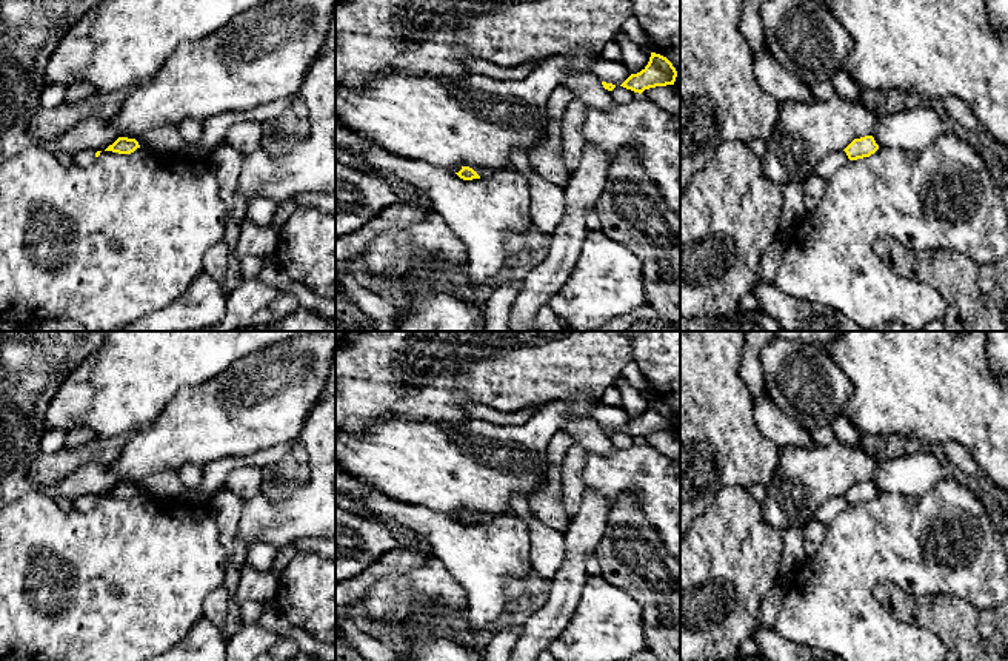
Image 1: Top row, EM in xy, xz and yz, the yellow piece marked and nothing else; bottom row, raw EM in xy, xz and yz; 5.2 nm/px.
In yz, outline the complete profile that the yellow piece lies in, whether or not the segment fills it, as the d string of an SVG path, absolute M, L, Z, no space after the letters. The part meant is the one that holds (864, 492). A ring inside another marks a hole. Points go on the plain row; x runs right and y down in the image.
M865 481L860 484L854 484L843 496L846 498L849 505L857 505L863 502L869 502L879 495L873 481Z

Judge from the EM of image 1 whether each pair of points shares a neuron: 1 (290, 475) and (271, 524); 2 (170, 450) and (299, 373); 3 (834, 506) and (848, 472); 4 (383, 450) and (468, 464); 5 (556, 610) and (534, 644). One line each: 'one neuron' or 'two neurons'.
1: two neurons
2: one neuron
3: two neurons
4: one neuron
5: one neuron

